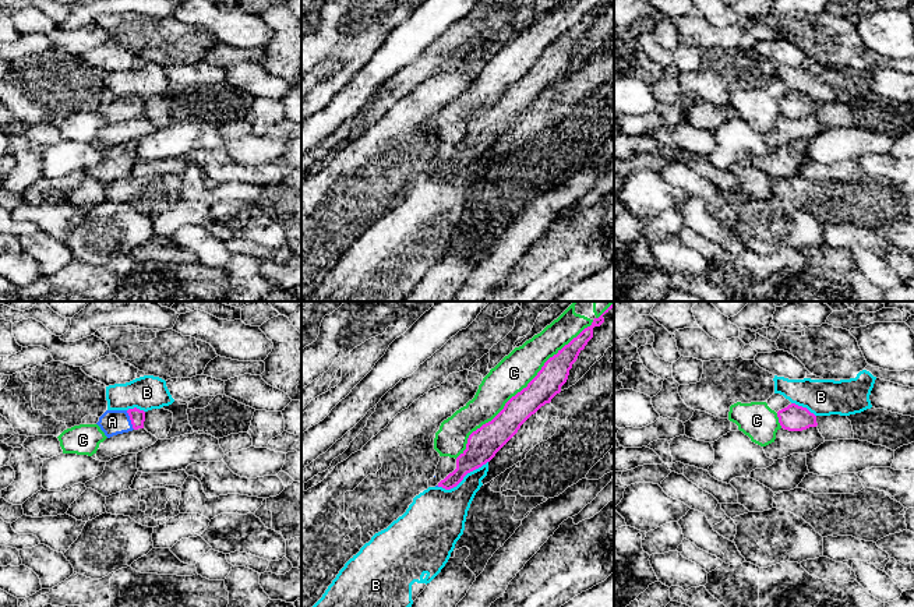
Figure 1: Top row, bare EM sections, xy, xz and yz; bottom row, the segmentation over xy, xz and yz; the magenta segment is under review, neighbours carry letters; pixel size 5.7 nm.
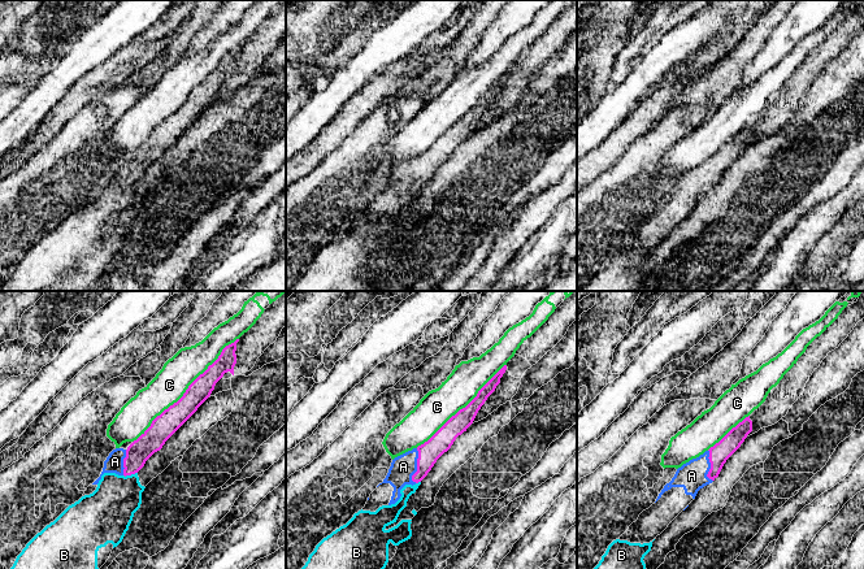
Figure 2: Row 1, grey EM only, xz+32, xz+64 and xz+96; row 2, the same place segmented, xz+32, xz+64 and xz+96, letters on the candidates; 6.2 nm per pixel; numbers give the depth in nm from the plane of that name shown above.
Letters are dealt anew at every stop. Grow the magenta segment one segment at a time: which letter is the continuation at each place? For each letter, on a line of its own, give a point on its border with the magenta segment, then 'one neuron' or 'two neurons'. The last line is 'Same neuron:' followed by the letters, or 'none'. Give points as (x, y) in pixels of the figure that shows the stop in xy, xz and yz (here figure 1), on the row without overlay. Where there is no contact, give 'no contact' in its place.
A: contact xy (130, 106); one neuron
B: contact xz (462, 166); two neurons
C: contact xz (523, 76); two neurons
Same neuron: A

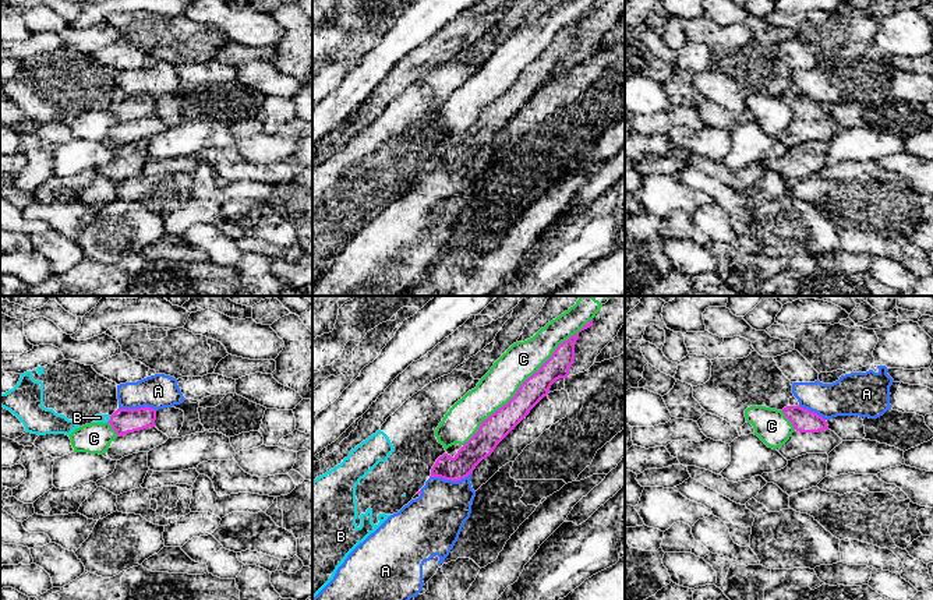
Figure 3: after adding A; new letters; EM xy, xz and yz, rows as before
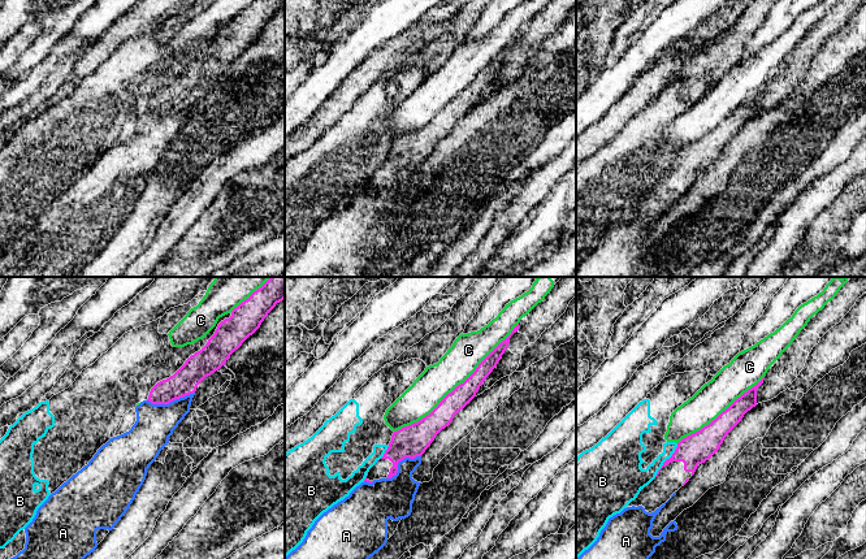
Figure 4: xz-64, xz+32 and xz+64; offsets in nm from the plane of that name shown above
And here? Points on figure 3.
A: contact xz (451, 166); two neurons
B: contact xy (110, 106); two neurons
C: contact xz (525, 69); two neurons
Same neuron: none

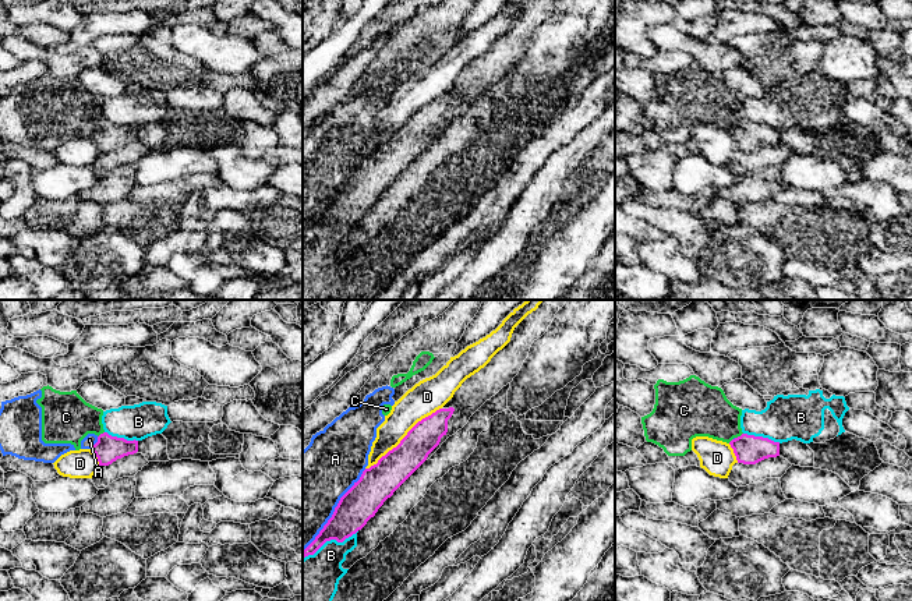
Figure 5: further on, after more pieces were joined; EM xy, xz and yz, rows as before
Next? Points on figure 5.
A: contact xz (335, 198); two neurons
B: contact xz (329, 227); two neurons
C: contact yz (738, 124); two neurons
D: contact xz (403, 126); two neurons
Same neuron: none

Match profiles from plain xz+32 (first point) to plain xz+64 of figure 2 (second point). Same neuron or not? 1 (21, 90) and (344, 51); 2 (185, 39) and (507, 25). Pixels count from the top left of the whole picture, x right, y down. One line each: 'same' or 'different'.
1: different
2: different

